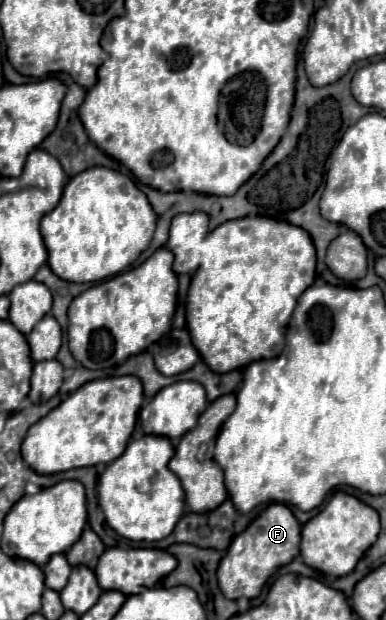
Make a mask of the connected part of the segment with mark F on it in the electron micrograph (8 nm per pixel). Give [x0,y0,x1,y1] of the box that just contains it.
[218,502,300,600]

